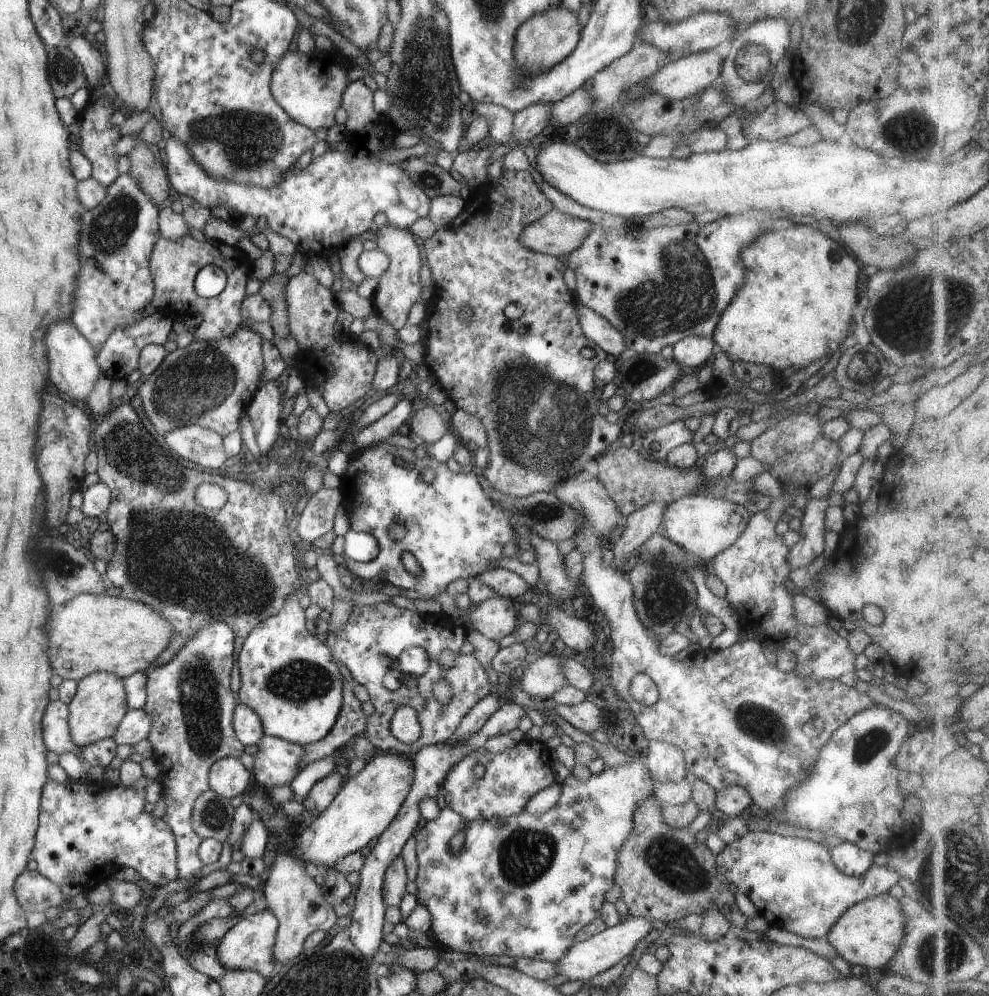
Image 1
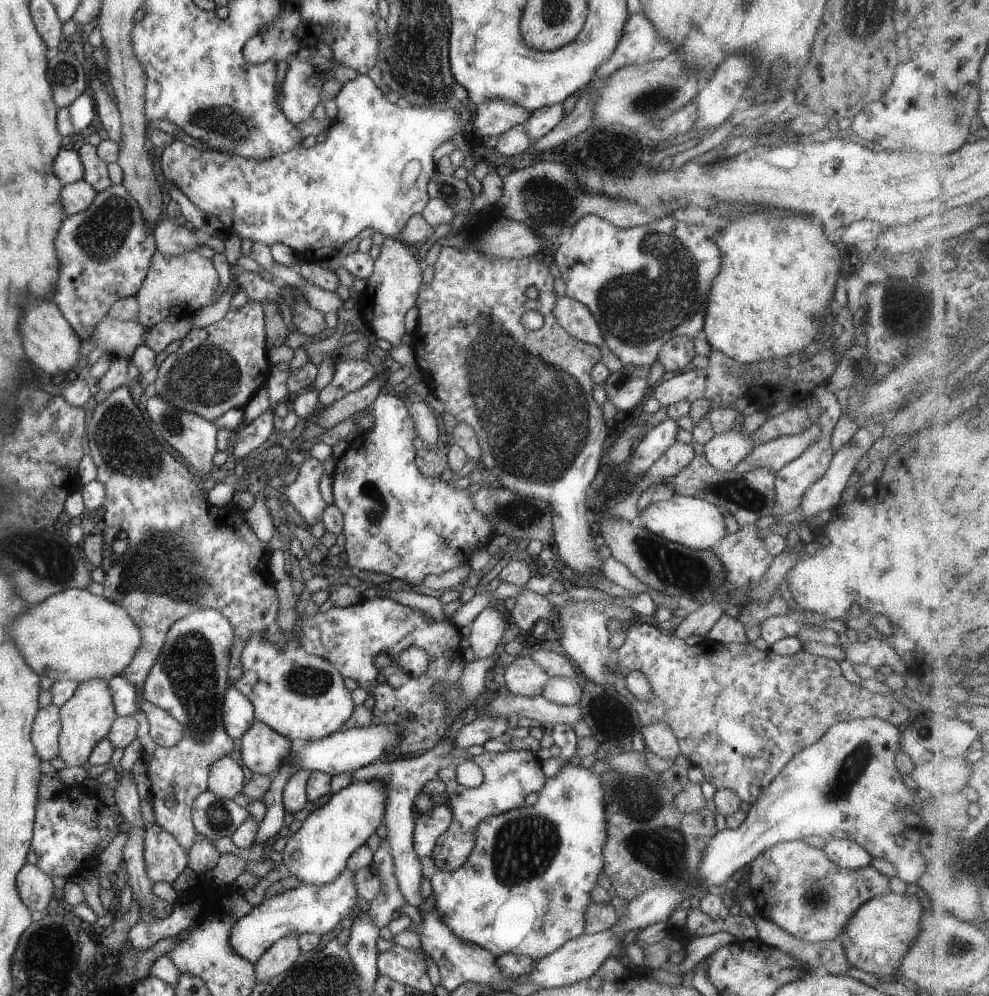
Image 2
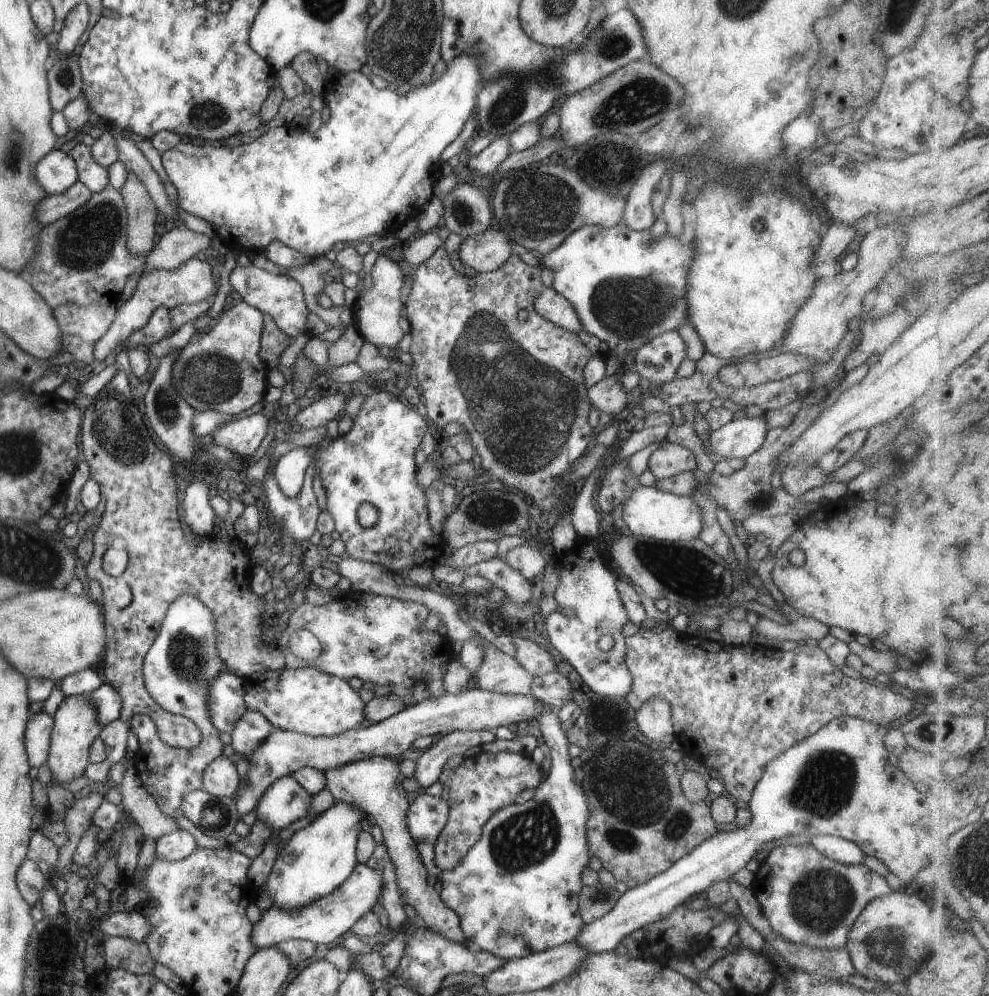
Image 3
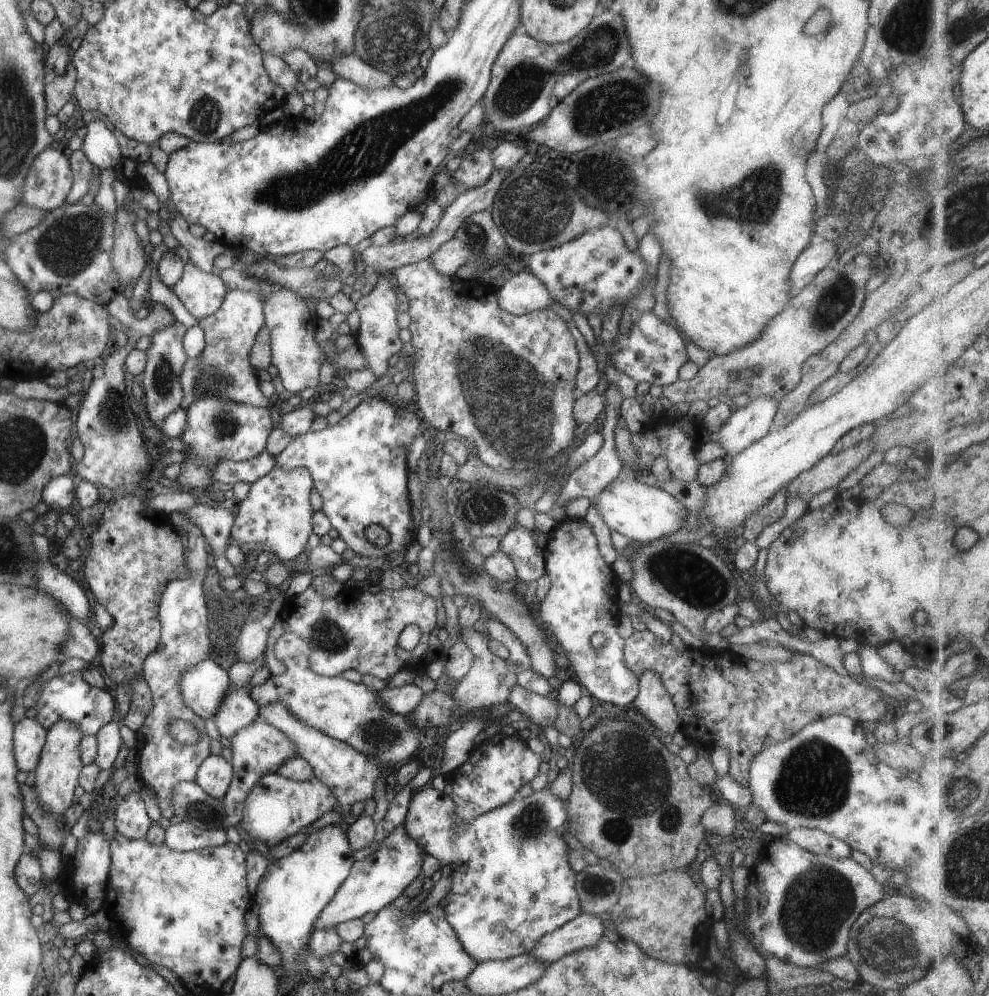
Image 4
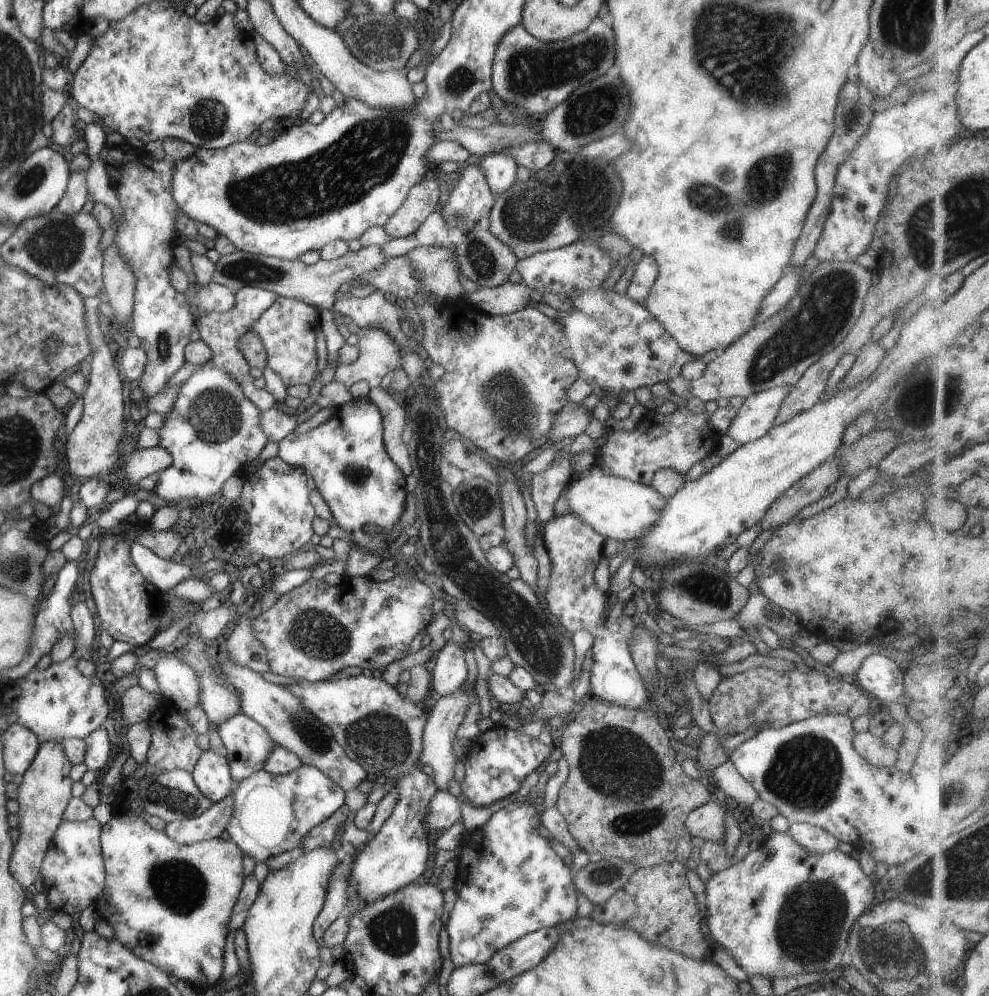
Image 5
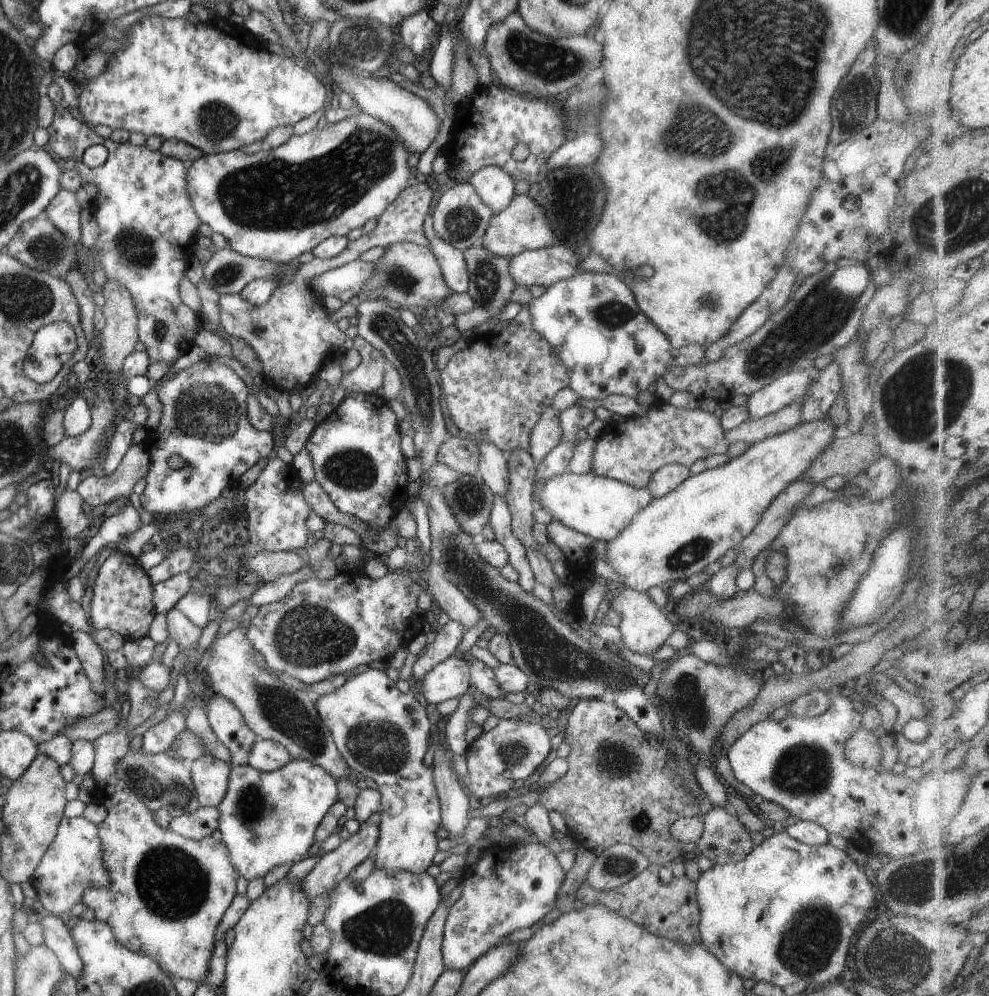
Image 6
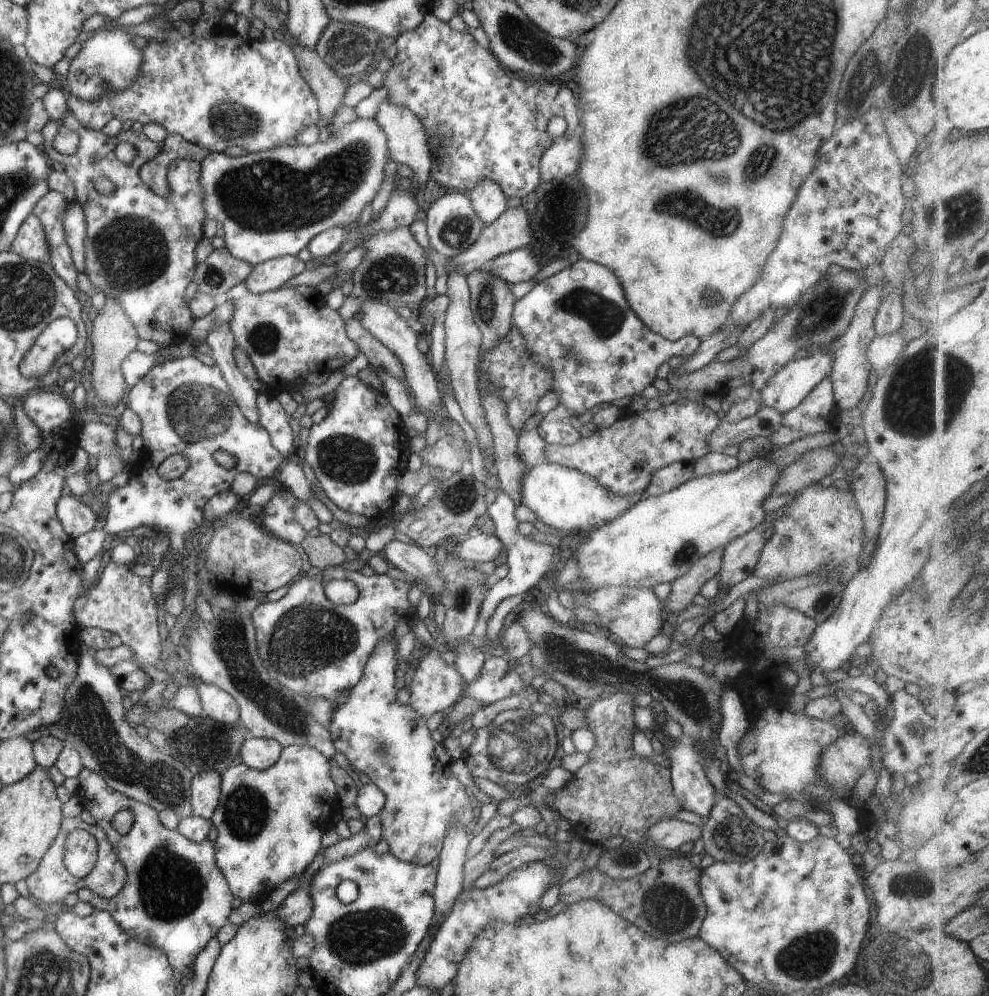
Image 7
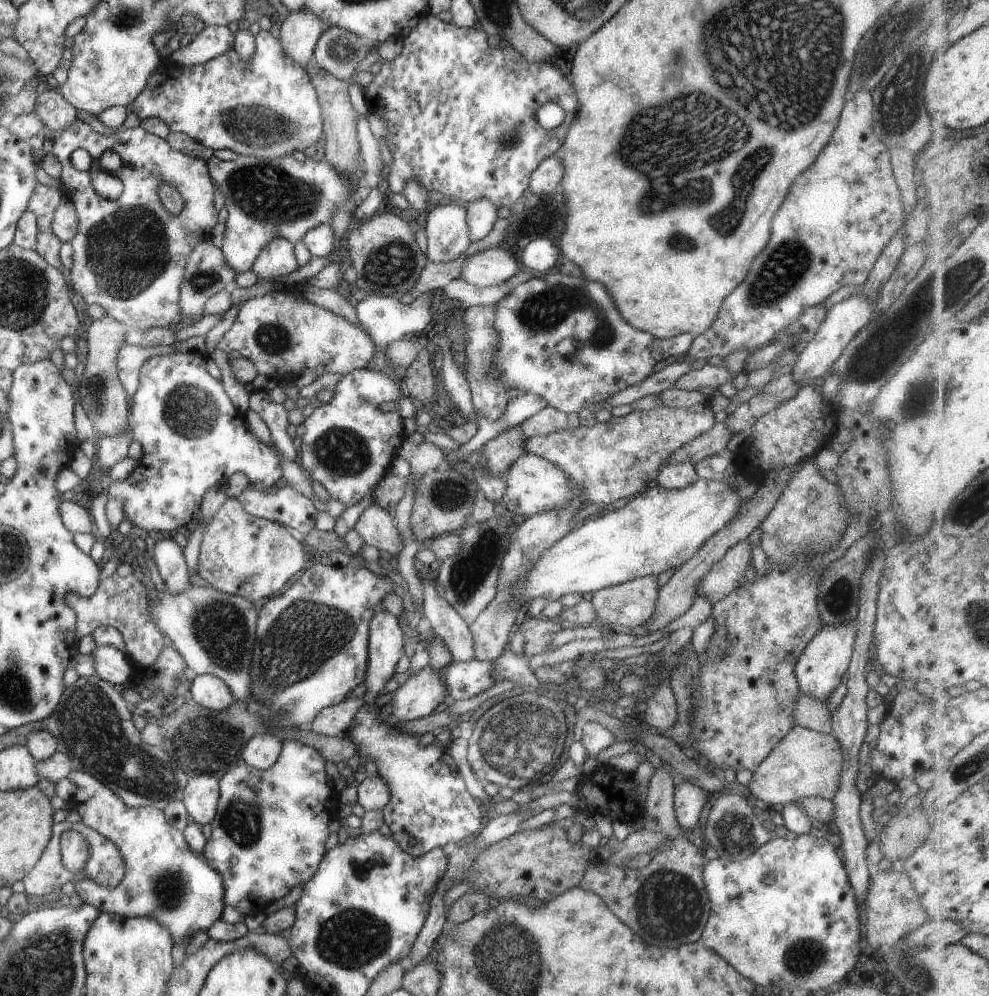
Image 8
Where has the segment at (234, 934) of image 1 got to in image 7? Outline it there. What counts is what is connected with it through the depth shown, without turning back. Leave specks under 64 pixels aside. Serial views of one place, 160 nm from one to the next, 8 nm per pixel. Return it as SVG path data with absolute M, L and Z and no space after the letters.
M395 635L379 638L363 666L359 681L347 698L338 700L333 708L330 722L325 727L332 737L332 744L341 752L353 773L364 773L372 784L384 795L385 804L379 810L381 839L389 847L388 852L397 860L414 865L429 865L440 853L444 834L451 825L463 825L468 829L477 819L477 806L469 791L451 774L452 760L445 754L441 743L431 740L426 726L426 717L419 716L413 708L396 702L394 688L398 664Z

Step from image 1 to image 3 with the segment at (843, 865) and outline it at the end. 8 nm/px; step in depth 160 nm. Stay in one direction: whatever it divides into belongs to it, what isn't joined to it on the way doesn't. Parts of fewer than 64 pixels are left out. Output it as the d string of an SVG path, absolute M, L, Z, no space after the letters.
M815 835L809 840L817 852L844 865L858 865L865 857L854 843L833 835Z

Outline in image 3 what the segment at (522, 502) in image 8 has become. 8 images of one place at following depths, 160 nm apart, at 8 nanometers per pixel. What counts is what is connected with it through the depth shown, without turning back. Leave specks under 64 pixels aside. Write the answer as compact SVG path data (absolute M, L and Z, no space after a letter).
M637 486L623 499L622 520L631 535L658 541L688 541L701 530L701 511L690 495L674 495L649 487Z

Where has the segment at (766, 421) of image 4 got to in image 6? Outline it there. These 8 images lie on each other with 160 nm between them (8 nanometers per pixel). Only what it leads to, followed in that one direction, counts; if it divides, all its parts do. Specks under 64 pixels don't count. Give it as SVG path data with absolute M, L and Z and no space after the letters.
M793 369L752 392L745 405L748 418L760 419L799 397L803 398L815 374L814 369Z

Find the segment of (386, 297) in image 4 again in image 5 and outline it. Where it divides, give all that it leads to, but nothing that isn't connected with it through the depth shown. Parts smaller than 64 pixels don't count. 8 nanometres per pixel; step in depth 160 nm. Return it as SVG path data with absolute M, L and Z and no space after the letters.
M377 328L357 330L358 357L350 364L340 364L334 370L334 380L347 388L355 381L366 380L370 387L379 385L389 370L399 369L402 364L400 346Z

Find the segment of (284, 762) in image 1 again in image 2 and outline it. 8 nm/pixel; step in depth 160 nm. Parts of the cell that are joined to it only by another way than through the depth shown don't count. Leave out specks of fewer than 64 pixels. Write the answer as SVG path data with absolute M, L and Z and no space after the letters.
M254 720L240 739L242 765L252 773L269 775L290 752L290 740L259 721Z

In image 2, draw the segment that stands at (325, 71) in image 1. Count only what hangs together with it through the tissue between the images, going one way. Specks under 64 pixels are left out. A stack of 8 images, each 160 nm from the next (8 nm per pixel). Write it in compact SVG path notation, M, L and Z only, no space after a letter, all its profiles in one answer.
M296 56L289 62L277 93L280 109L289 122L297 124L311 118L313 108L320 102L323 86L318 74L311 63Z

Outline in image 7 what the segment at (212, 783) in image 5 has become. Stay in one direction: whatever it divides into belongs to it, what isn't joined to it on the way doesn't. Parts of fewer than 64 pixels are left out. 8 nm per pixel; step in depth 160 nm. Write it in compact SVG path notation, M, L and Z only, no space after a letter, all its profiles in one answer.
M215 770L194 773L189 787L191 814L210 820L220 796L220 773Z

